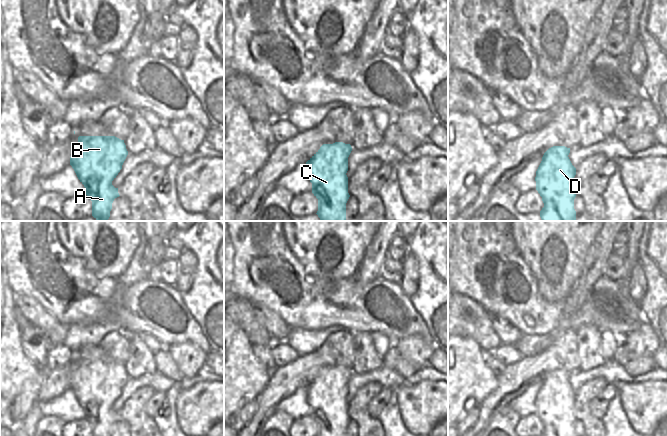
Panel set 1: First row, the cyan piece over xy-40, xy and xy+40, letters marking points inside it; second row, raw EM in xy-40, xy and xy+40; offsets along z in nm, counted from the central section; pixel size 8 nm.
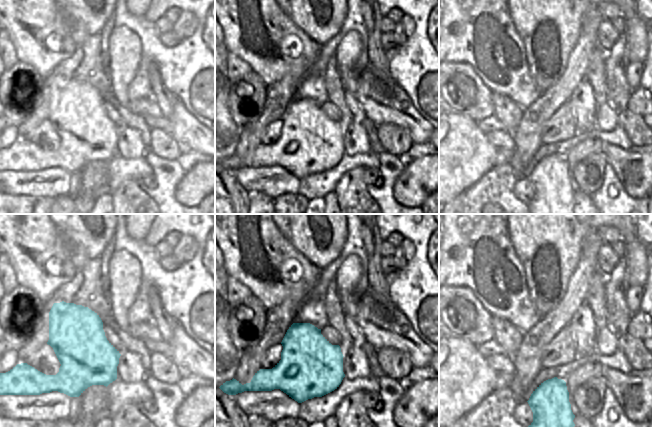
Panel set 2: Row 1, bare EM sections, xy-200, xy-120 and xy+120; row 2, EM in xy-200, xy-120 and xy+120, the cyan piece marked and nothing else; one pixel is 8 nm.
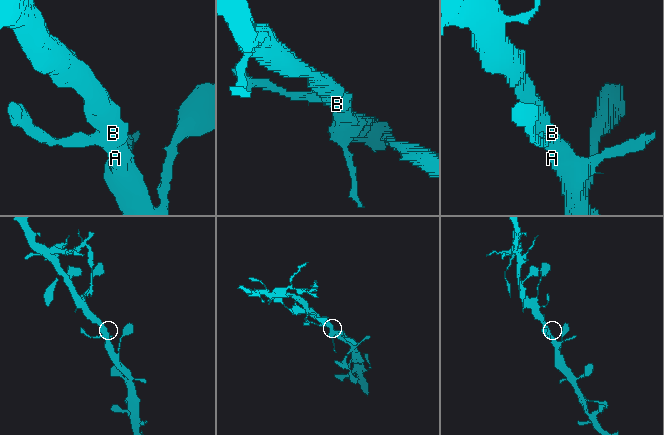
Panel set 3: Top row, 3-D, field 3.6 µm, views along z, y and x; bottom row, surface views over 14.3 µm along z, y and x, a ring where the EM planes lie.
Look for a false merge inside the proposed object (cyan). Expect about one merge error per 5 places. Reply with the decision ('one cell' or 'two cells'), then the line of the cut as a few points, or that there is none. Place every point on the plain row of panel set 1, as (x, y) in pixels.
one cell; no cut

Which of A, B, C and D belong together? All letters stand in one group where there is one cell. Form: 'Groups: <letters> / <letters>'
Groups: A B C D.

